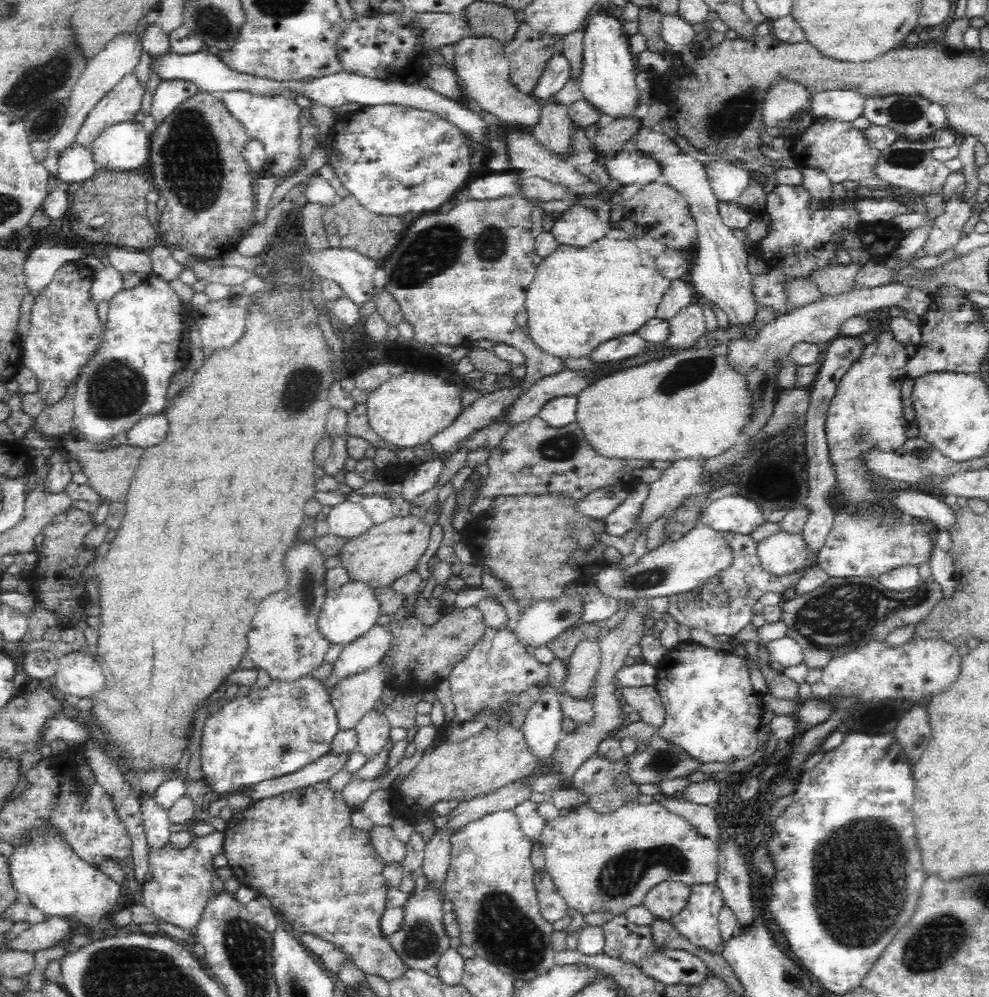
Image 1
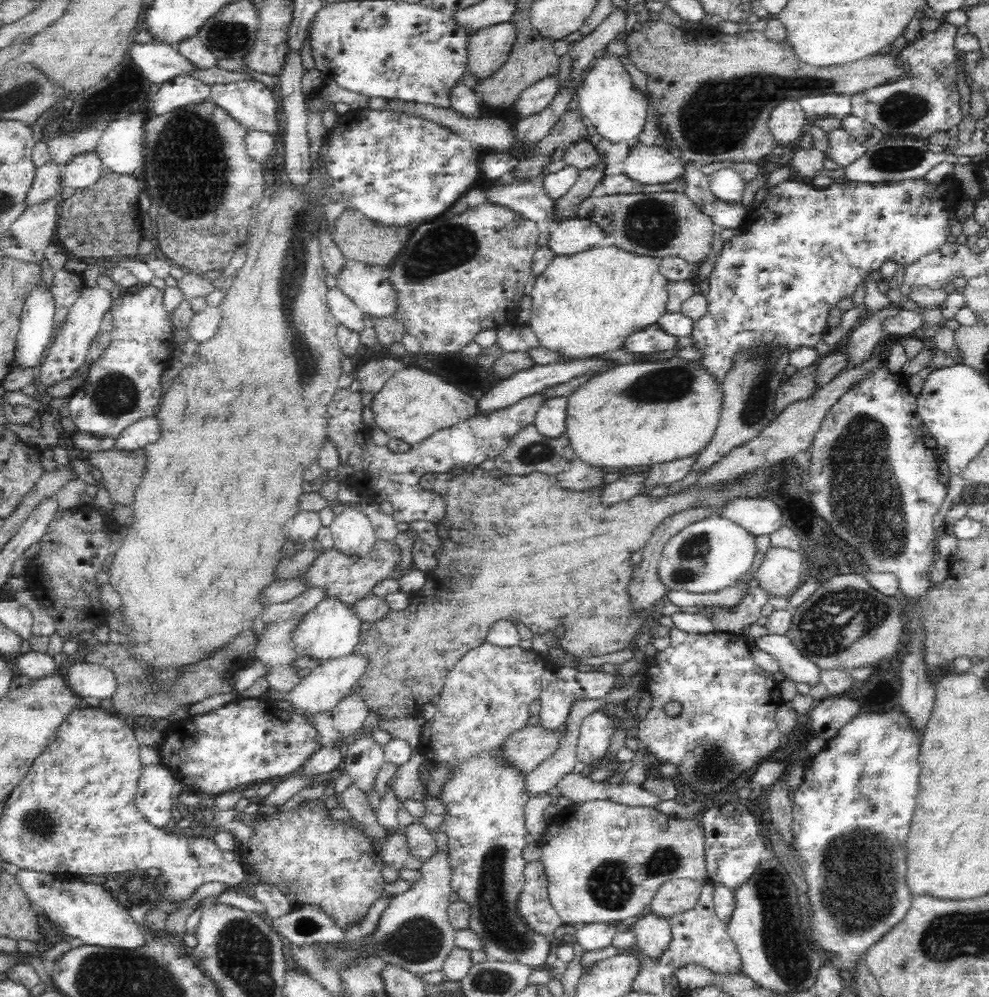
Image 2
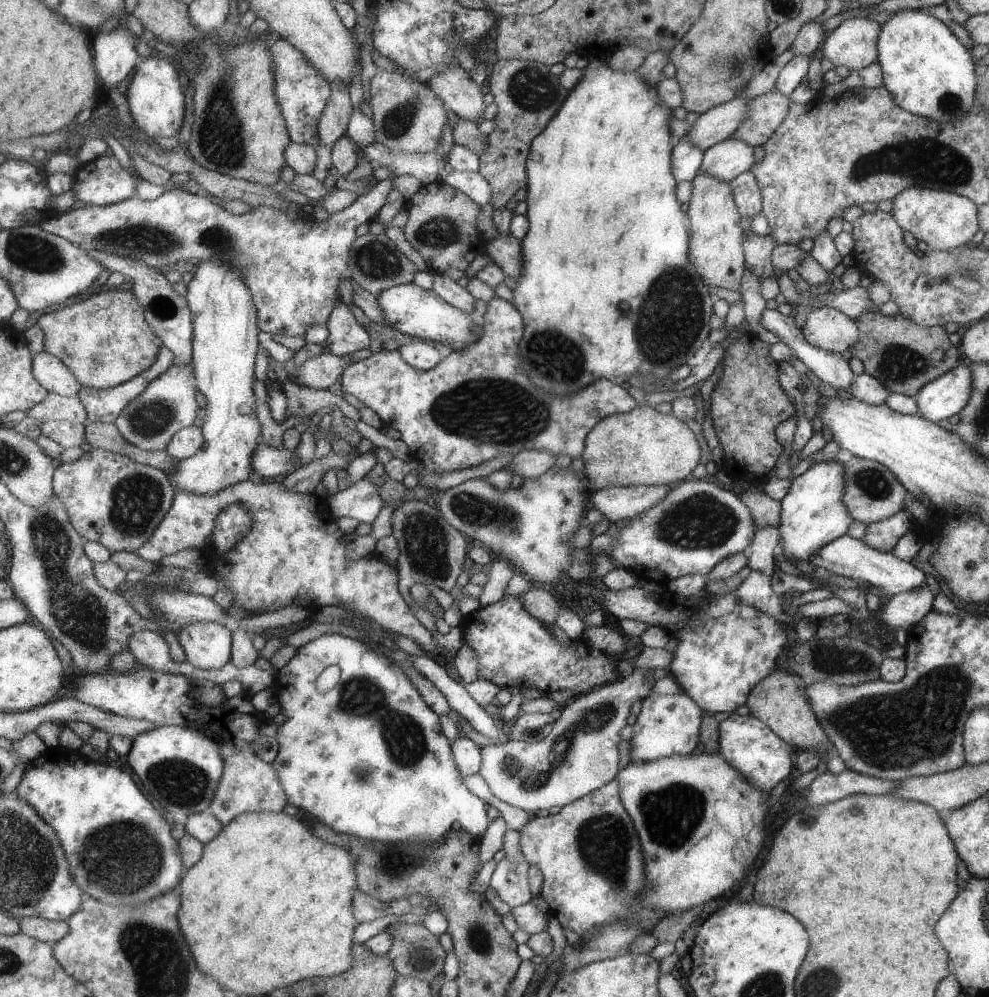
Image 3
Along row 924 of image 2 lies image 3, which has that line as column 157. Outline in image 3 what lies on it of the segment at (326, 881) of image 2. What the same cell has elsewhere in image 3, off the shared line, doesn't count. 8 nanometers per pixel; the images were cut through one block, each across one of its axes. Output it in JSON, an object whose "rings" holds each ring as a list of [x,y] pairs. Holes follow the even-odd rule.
{"rings":[[[131,286],[121,288],[101,288],[103,292],[77,302],[67,308],[59,308],[51,314],[45,314],[37,320],[37,326],[45,334],[45,352],[51,352],[59,356],[77,376],[77,380],[83,384],[83,388],[99,388],[99,390],[111,390],[121,384],[131,382],[139,374],[145,374],[161,354],[161,348],[165,346],[163,338],[153,330],[153,326],[147,320],[145,306],[139,302],[139,296],[131,290]]]}

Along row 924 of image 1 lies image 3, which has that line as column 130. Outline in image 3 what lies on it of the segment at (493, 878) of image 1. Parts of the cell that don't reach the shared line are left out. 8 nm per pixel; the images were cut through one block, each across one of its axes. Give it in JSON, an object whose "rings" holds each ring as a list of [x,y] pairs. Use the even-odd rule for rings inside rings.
{"rings":[[[91,448],[81,460],[57,466],[55,496],[67,504],[69,518],[87,542],[105,544],[113,552],[137,552],[165,522],[173,508],[177,486],[165,470],[145,466],[117,452]]]}

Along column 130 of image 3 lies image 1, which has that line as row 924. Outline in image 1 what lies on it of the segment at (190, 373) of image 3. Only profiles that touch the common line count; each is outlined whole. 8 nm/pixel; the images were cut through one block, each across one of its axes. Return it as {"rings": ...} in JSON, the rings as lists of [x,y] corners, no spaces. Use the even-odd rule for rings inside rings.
{"rings":[[[518,782],[516,784],[508,784],[496,792],[490,792],[490,794],[482,794],[474,800],[468,800],[468,802],[462,802],[458,806],[458,810],[454,814],[450,814],[450,822],[444,830],[438,830],[438,836],[426,846],[426,858],[424,858],[424,876],[428,878],[430,882],[430,888],[422,894],[416,894],[408,906],[406,906],[406,918],[404,918],[404,926],[400,928],[400,932],[392,934],[390,936],[390,942],[394,946],[394,950],[398,952],[398,956],[404,960],[404,964],[408,968],[414,968],[414,970],[430,970],[432,966],[436,968],[442,954],[450,948],[450,938],[444,934],[442,930],[442,920],[444,920],[444,902],[440,900],[440,894],[442,888],[444,888],[444,876],[446,876],[446,870],[448,870],[448,844],[454,840],[454,832],[462,830],[466,824],[470,822],[478,822],[490,814],[498,814],[502,810],[514,810],[520,802],[528,802],[532,796],[530,790],[522,788]]]}

